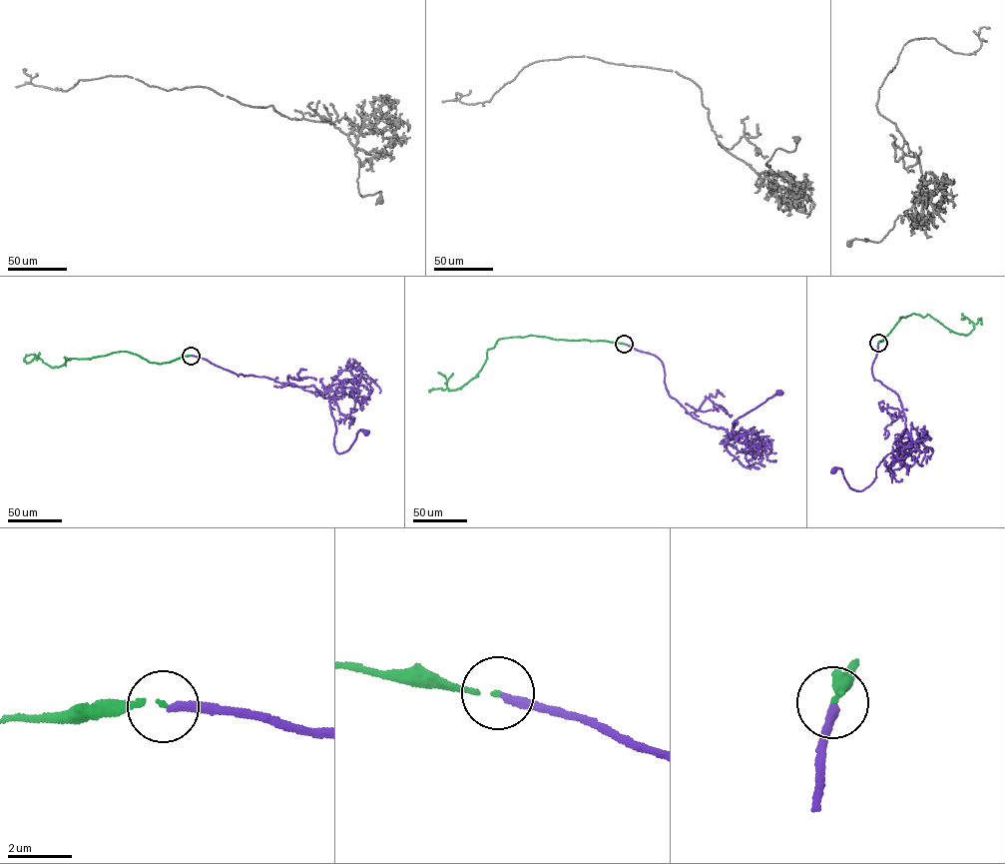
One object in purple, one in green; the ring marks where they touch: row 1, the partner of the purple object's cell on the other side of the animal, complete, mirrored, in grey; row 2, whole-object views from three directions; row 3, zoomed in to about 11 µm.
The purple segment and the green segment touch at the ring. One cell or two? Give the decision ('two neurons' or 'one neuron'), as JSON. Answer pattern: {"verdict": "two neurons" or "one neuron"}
{"verdict": "two neurons"}

